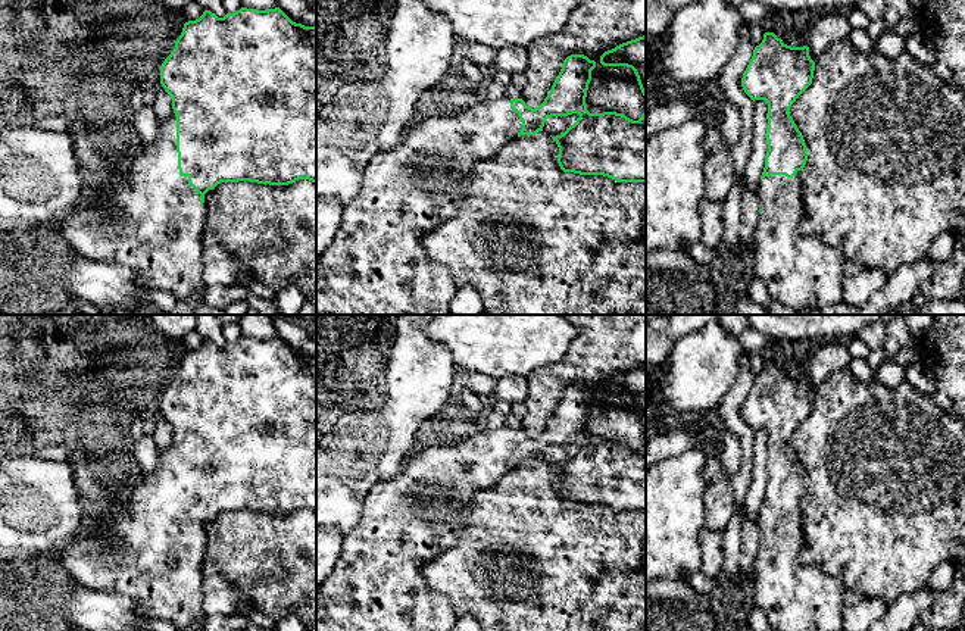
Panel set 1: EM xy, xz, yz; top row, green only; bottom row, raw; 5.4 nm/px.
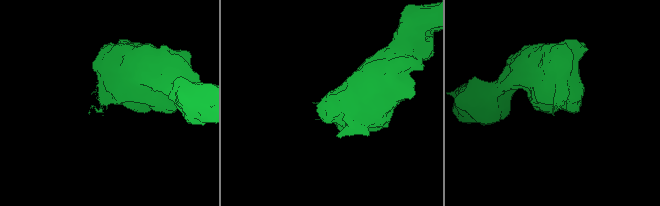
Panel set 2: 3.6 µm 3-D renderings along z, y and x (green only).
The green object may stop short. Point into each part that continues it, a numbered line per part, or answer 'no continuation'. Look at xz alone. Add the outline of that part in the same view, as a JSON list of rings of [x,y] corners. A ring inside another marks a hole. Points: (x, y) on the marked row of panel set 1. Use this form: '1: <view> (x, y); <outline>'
1: xz (377, 265); [[[506,97],[413,118],[394,149],[371,159],[357,196],[343,209],[334,241],[316,259],[316,315],[452,315],[450,302],[457,287],[446,266],[427,257],[424,240],[460,207],[469,169],[497,154],[521,129],[522,121]]]

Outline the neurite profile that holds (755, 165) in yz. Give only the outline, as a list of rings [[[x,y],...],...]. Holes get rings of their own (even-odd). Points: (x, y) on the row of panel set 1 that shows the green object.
[[[755,100],[753,104],[753,140],[750,157],[744,169],[744,185],[746,188],[758,193],[759,181],[765,168],[765,156],[768,151],[768,143],[765,138],[768,128],[768,103],[765,100]]]

